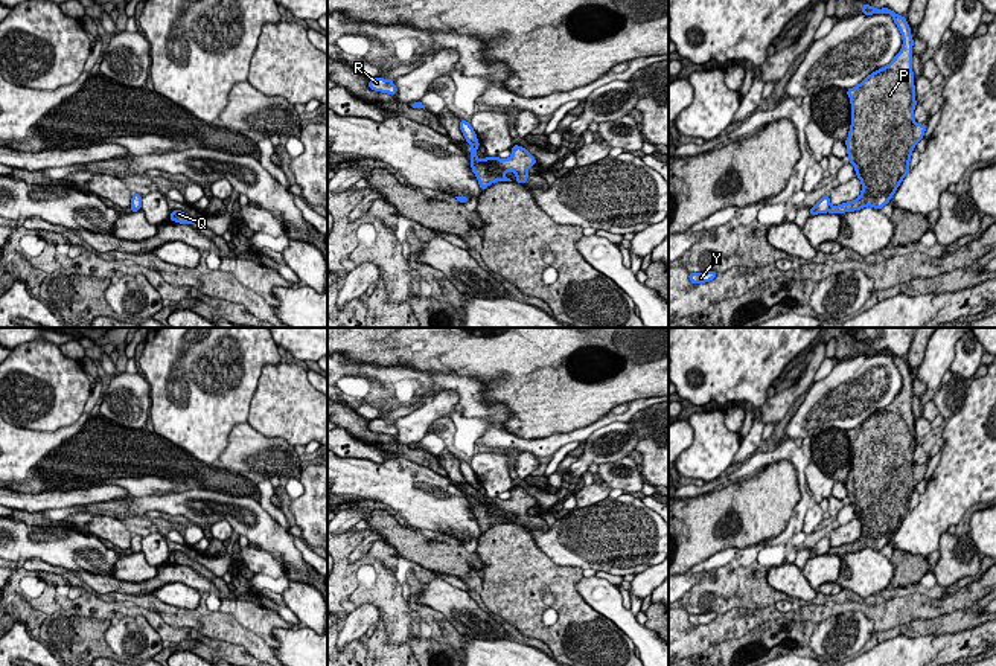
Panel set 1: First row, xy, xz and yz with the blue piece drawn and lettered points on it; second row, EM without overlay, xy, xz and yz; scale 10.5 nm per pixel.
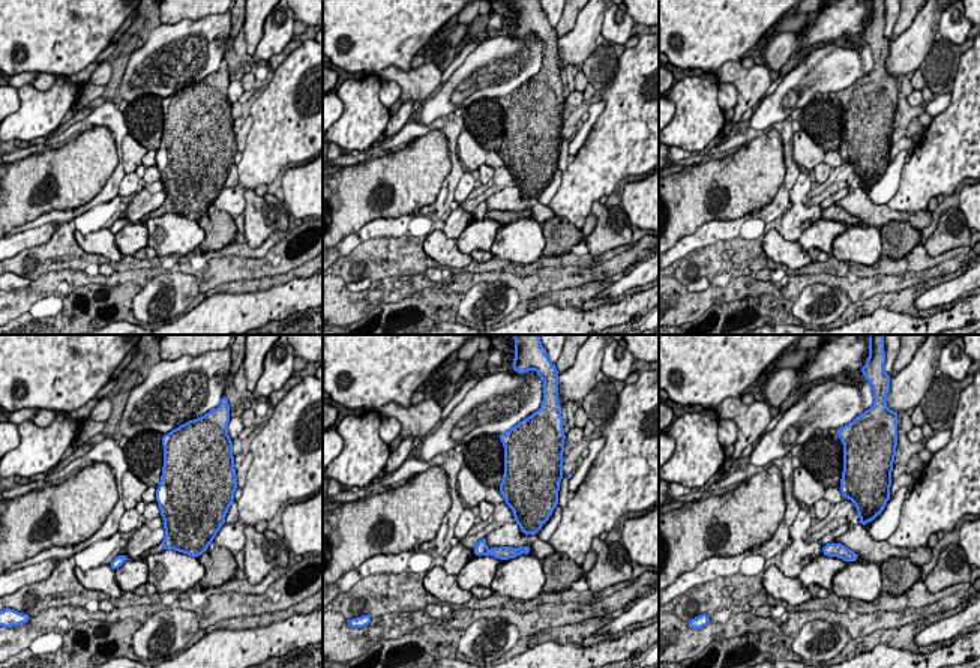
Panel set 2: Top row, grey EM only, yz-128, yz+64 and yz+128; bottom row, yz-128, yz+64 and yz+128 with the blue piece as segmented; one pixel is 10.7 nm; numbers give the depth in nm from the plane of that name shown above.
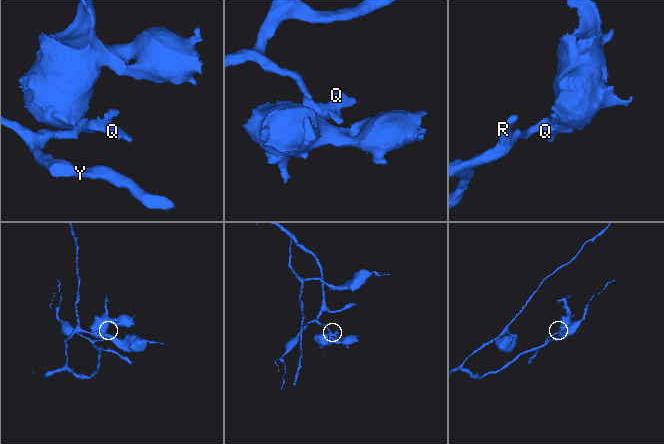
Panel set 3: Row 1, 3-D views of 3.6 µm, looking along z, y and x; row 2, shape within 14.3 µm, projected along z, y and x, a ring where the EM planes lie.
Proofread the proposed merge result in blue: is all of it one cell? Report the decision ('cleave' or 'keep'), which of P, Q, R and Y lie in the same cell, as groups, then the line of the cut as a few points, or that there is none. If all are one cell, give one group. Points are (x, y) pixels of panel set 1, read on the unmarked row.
cleave | P Q / R Y | yz (832, 547), (827, 552)

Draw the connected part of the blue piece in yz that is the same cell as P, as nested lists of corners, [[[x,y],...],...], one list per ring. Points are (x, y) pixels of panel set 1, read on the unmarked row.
[[[868,344],[862,347],[862,355],[891,355],[903,387],[888,407],[847,430],[851,466],[845,486],[862,532],[859,540],[828,550],[830,555],[841,556],[867,547],[880,552],[888,546],[909,515],[911,495],[926,472],[924,465],[914,462],[914,381],[906,360],[889,349],[876,351]]]

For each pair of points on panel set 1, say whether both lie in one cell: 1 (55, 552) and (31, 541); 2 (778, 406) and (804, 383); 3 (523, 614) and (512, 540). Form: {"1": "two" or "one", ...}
{"1": "one", "2": "one", "3": "one"}

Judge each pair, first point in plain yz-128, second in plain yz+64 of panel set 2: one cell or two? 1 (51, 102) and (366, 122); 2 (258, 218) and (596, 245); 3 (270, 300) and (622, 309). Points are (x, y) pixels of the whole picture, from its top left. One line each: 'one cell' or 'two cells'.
1: one cell
2: one cell
3: one cell

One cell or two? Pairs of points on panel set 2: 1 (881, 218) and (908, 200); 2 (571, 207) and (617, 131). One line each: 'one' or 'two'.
1: two
2: one

